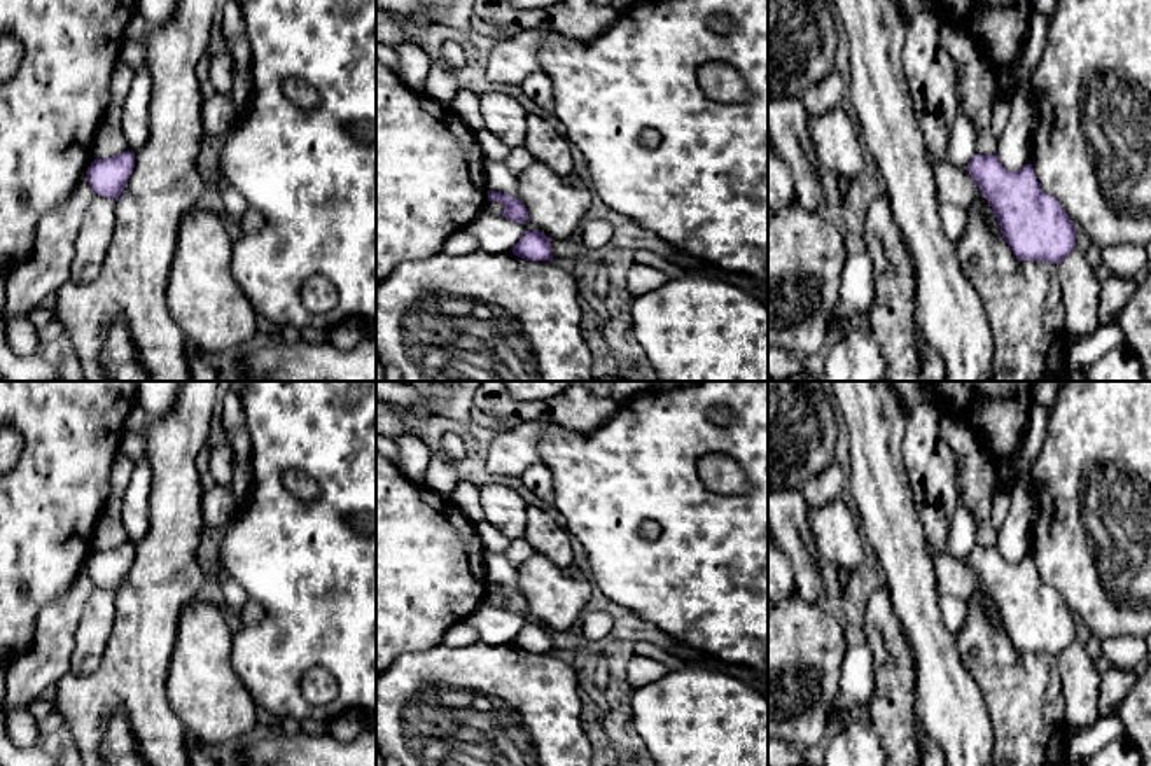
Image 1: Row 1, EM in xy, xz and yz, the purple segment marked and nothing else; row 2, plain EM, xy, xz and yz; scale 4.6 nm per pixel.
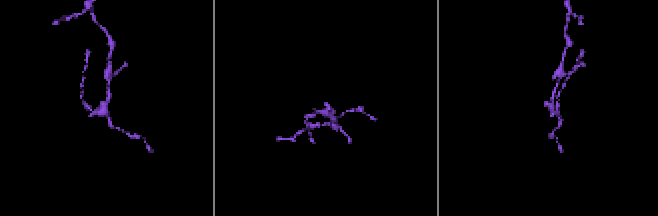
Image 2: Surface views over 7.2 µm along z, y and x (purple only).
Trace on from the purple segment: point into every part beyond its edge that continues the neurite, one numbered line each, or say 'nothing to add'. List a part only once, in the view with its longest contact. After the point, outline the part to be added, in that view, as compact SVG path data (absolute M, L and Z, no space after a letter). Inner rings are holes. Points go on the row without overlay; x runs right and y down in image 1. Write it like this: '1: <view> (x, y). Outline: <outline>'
nothing to add

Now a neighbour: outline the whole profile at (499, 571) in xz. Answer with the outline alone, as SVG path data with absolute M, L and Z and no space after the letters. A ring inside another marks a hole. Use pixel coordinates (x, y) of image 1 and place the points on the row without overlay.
M506 554L486 556L486 581L520 591L518 568L506 558Z

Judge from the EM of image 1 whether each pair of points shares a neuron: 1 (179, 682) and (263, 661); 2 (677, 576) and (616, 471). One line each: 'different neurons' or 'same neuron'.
1: different neurons
2: same neuron

